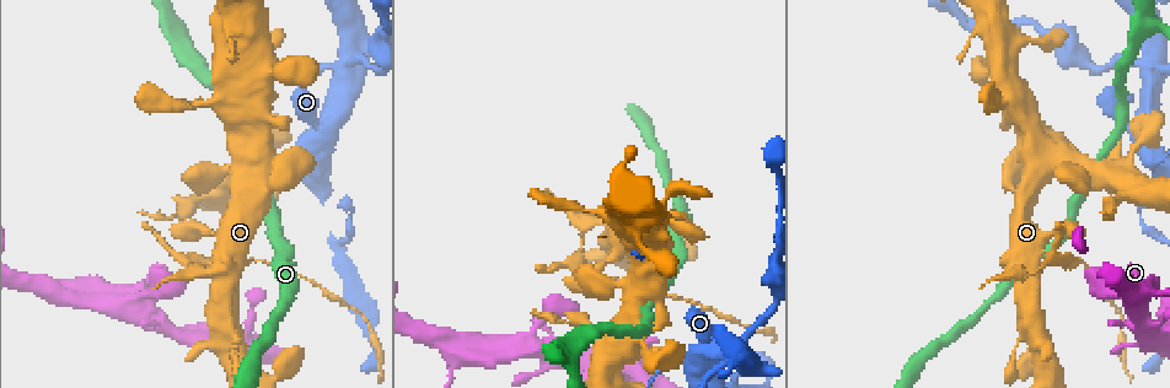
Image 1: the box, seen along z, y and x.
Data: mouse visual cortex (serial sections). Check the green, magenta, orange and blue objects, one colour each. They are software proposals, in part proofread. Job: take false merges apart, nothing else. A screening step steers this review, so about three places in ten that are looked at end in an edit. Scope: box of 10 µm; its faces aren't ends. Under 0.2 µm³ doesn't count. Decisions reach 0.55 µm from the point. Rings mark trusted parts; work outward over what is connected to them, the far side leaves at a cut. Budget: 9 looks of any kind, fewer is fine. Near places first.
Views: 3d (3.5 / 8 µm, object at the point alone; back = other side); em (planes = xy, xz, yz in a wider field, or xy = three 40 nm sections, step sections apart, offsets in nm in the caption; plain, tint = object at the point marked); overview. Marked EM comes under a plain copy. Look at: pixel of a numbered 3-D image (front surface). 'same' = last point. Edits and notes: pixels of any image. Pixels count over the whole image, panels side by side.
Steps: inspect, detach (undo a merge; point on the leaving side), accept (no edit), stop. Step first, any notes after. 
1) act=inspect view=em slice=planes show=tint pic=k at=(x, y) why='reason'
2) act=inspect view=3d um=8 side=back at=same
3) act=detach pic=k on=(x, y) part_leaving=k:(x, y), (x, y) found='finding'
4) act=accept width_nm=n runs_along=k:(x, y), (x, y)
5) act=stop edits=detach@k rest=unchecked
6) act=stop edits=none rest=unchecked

act=inspect view=3d um=3.5 side=back pic=1 at=(215, 270) why='sudden change in width'

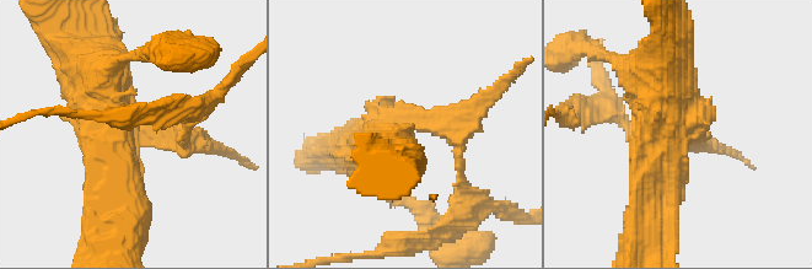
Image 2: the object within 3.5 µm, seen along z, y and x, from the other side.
act=inspect view=em slice=xy step=1 show=tint pic=2 at=(132, 132)

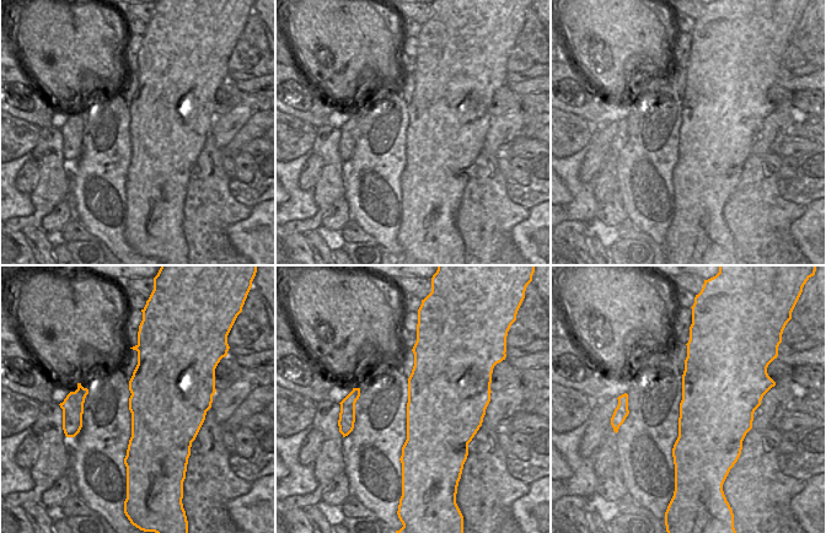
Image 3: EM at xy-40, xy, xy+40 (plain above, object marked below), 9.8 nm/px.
act=detach pic=2 on=(469, 105) width_nm=600 part_leaving=2:(434, 125), (457, 138), (453, 220) found='two cells meet here'

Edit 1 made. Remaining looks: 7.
act=inspect view=overview

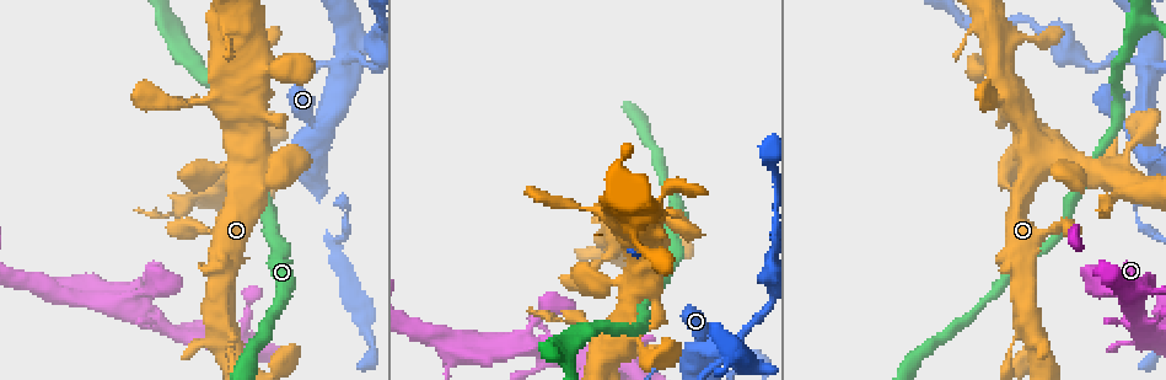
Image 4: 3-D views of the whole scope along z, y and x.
act=inspect view=3d um=3.5 pic=4 at=(1147, 163) why='thin neck'

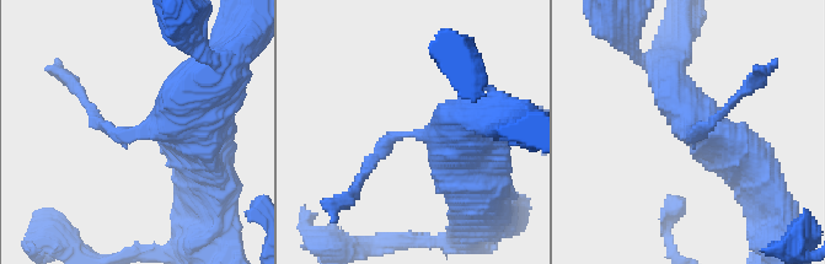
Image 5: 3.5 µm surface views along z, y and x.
act=inspect view=em slice=xy step=1 show=tint pic=5 at=(125, 131)

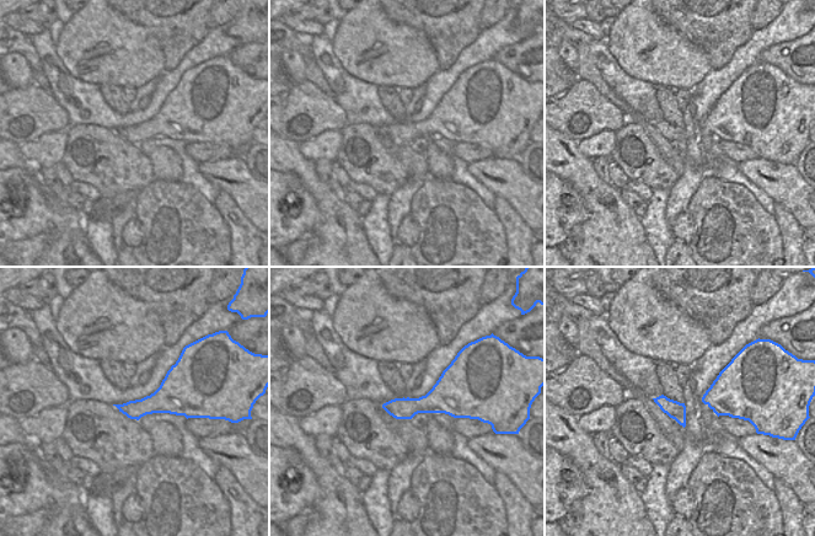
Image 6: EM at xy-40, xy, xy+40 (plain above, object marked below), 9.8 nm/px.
act=accept arm_widths_nm=100,600 runs_along=5:(462, 120), (395, 136), (357, 183) found='continuous, no second cell'

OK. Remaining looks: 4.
act=inspect view=3d um=3.5 pic=4 at=(566, 352) why='abrupt turn'

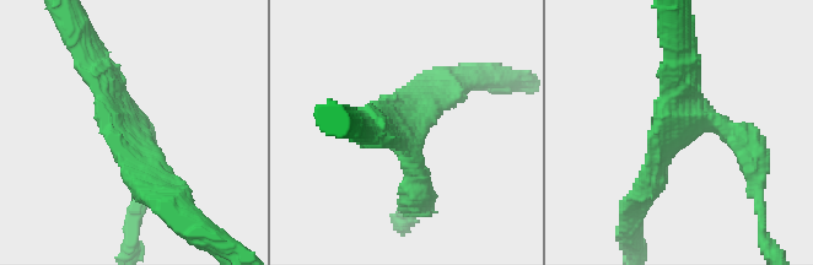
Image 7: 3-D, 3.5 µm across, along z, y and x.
act=inspect view=em slice=xy step=1 show=tint pic=7 at=(408, 126) why='shape alone is not enough'

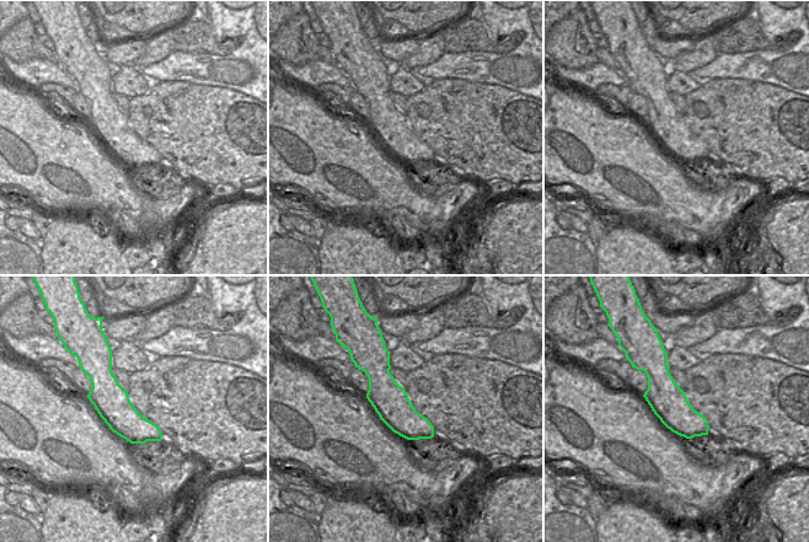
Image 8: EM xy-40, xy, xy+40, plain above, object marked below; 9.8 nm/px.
act=accept width_nm=360 runs_along=7:(162, 198), (95, 70) found='all the same cell'

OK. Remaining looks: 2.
act=inspect view=em slice=xy step=3 show=tint pic=4 at=(339, 62) why='four arms meet'

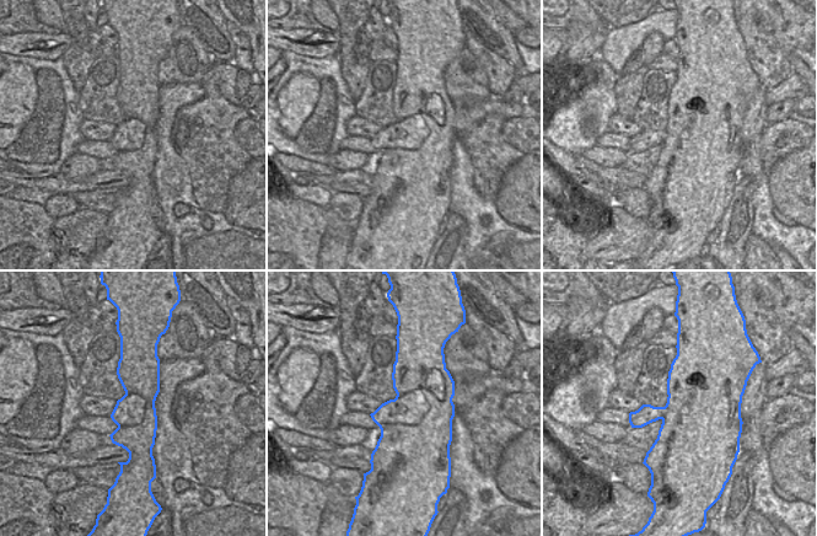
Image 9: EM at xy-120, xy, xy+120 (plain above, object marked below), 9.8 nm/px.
act=inspect view=3d um=3.5 at=same

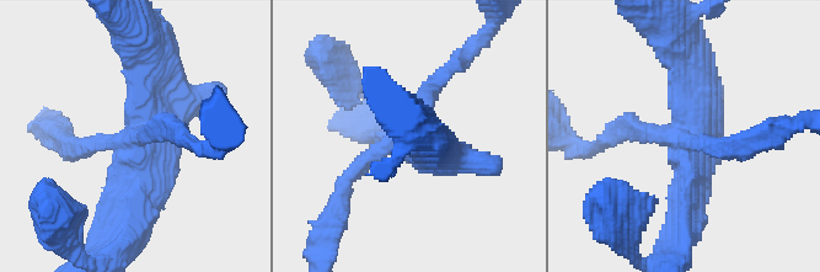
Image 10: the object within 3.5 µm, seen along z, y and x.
act=detach pic=10 on=(358, 171) part_leaving=10:(689, 142), (622, 122), (596, 145) found='a second cell is stuck on'

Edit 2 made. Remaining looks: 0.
act=stop edits=detach@2,detach@10 rest=unchecked

